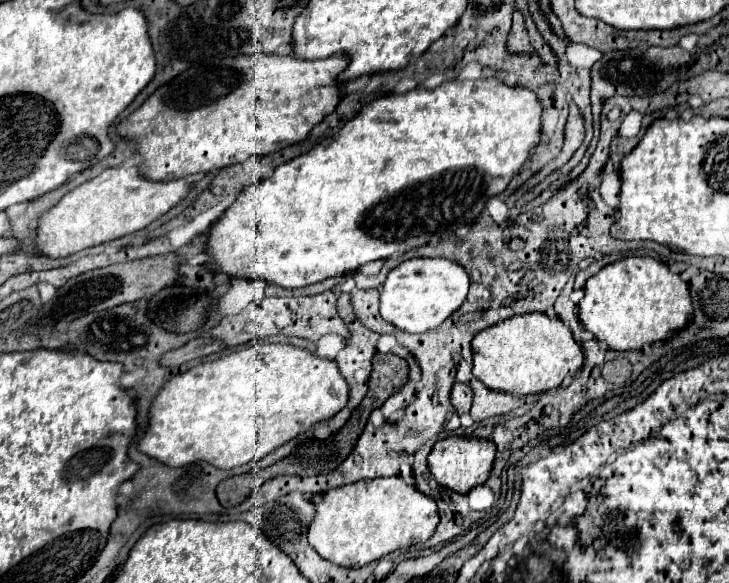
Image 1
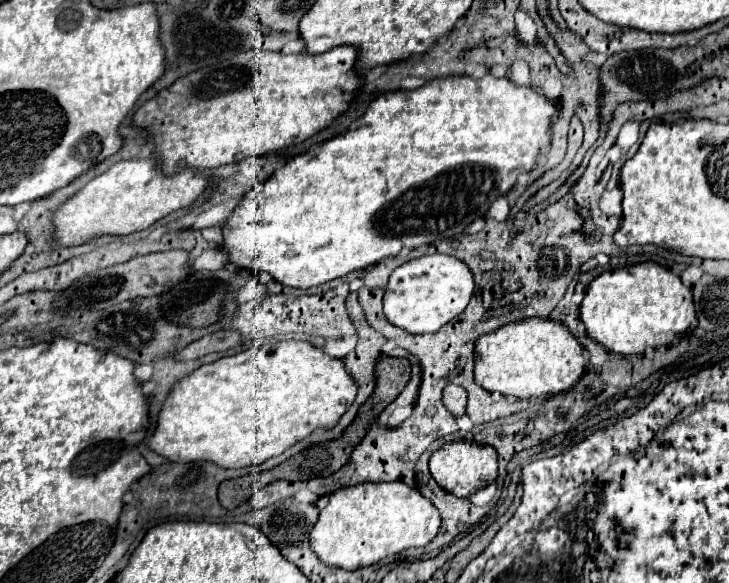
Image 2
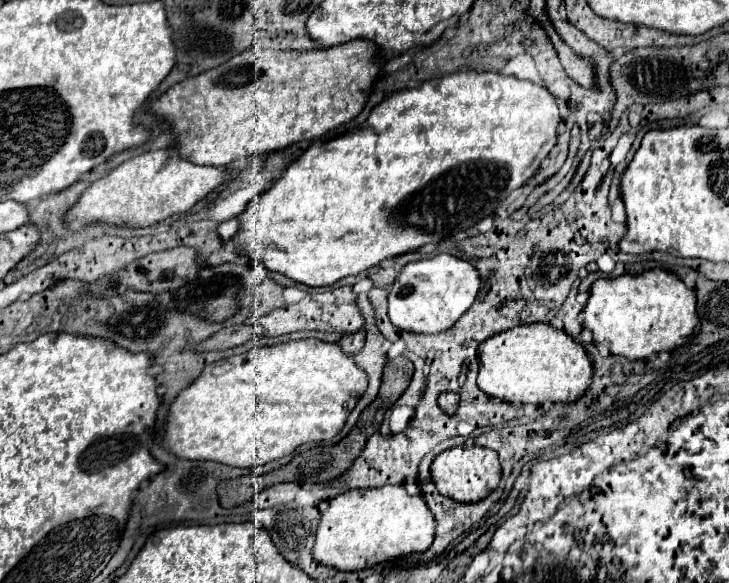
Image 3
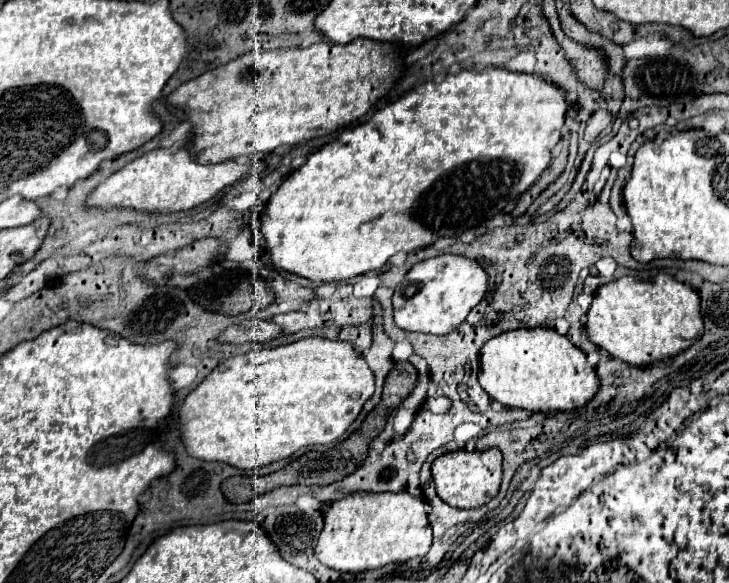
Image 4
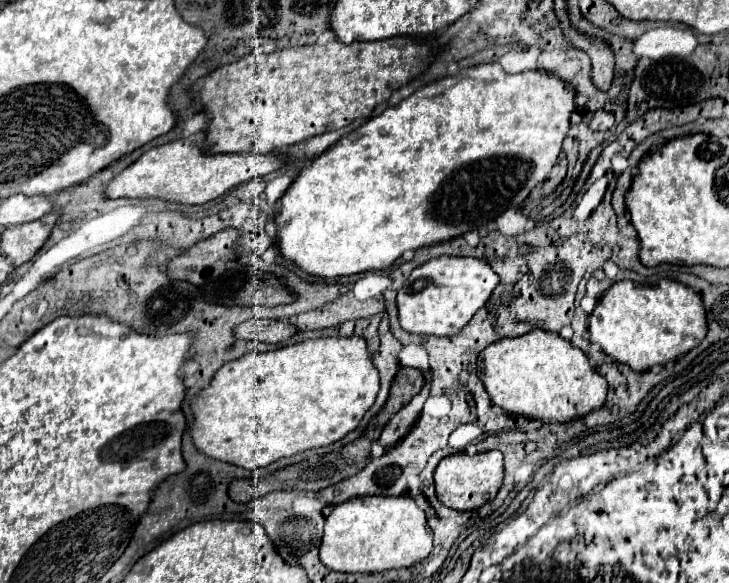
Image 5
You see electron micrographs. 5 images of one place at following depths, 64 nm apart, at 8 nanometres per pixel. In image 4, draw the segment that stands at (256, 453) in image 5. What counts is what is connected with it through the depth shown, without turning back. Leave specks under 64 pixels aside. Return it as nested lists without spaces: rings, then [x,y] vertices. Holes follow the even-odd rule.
[[[302,338],[286,346],[262,348],[220,362],[180,404],[178,432],[192,458],[218,460],[242,470],[256,470],[270,462],[290,458],[310,444],[330,444],[338,440],[372,392],[374,374],[348,342]]]

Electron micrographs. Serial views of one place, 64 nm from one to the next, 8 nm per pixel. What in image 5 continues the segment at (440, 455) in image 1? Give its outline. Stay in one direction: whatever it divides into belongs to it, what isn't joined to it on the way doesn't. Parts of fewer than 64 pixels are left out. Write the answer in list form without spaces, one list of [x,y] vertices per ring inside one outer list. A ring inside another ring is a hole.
[[[490,450],[482,454],[452,454],[440,460],[434,472],[434,482],[436,482],[436,496],[442,500],[448,508],[454,510],[476,510],[488,500],[494,500],[500,486],[502,486],[502,452],[500,450]]]

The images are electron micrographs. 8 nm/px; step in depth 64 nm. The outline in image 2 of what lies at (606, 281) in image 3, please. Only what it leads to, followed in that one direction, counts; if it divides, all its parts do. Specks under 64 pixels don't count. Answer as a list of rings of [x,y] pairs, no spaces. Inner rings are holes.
[[[656,262],[630,264],[596,276],[580,304],[580,320],[590,338],[622,356],[642,354],[644,348],[668,346],[696,324],[692,292],[682,280]]]

